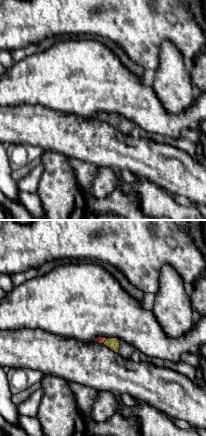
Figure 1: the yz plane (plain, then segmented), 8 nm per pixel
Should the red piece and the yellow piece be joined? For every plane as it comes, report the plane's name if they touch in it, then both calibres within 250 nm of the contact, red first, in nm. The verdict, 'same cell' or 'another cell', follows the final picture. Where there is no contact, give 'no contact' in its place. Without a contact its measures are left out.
yz | 60/100 nm

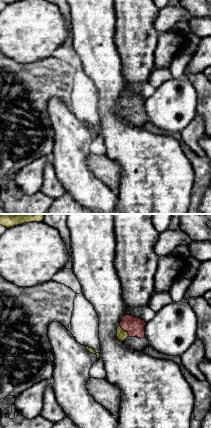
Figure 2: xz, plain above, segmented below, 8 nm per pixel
xz | 160/80 nm

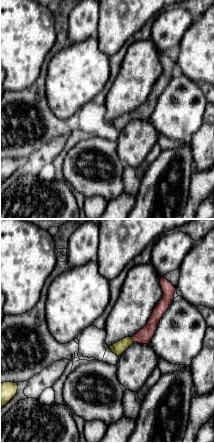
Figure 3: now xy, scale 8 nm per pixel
xy | 120/100 nm

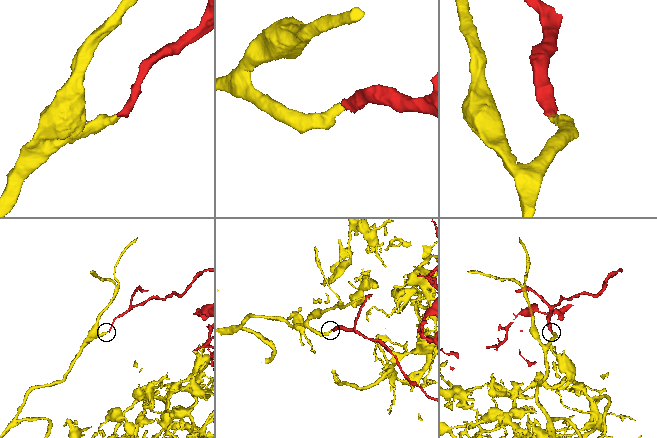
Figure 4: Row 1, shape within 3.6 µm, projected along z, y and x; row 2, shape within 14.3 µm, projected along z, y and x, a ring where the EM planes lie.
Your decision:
same cell

